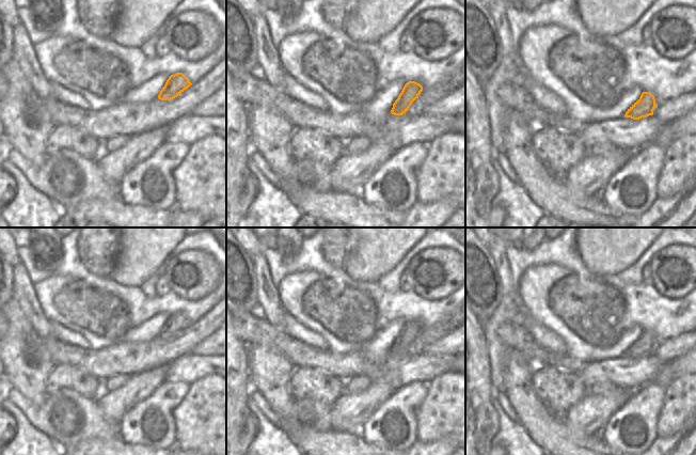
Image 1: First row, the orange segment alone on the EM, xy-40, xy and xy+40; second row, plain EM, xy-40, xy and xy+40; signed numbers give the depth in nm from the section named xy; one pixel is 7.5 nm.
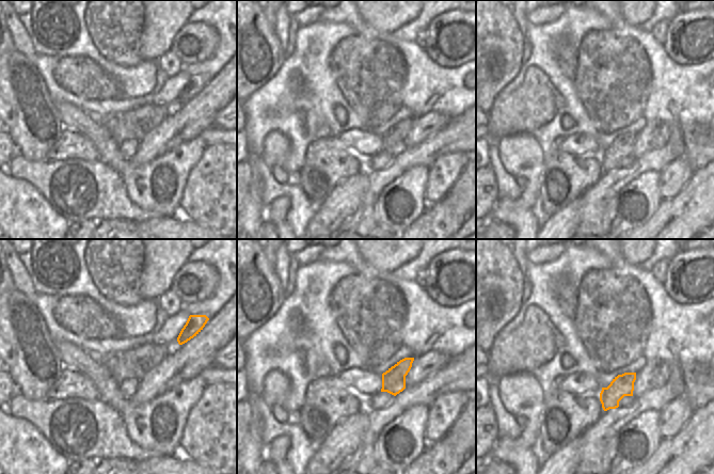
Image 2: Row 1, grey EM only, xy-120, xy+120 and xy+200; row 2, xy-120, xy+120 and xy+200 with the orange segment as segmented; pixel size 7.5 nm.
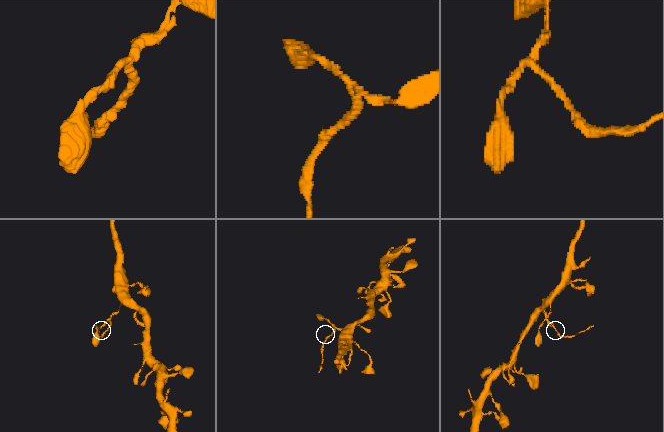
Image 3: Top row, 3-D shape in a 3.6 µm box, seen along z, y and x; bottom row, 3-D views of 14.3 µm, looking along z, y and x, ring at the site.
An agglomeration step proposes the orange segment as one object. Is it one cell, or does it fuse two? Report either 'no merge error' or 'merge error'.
merge error

